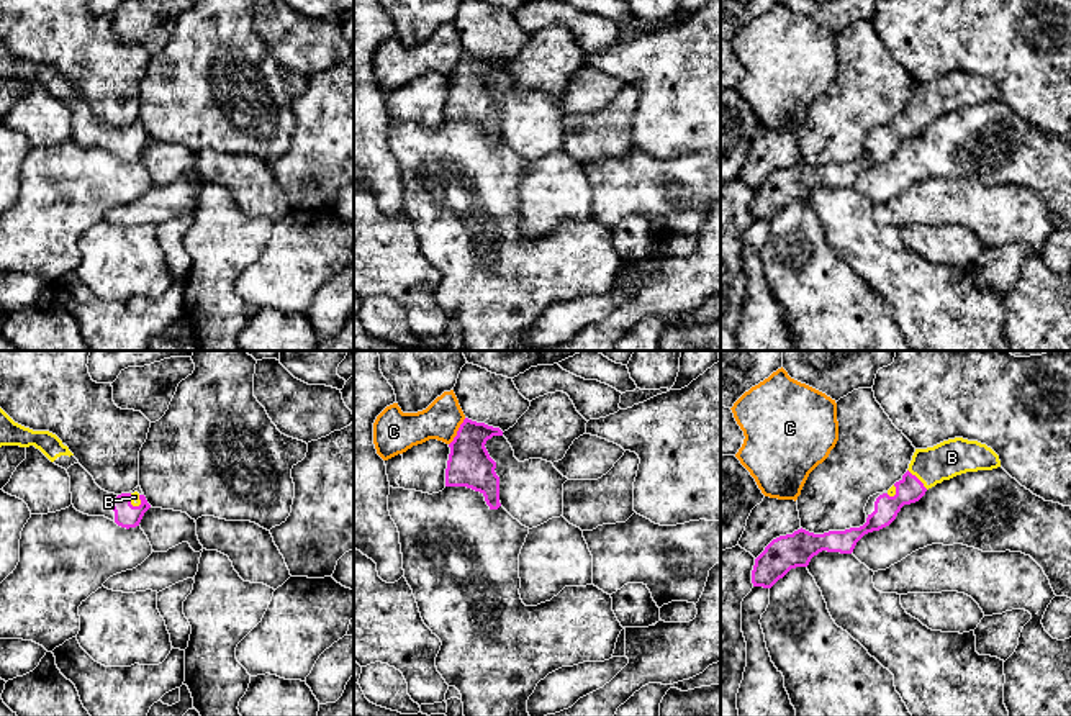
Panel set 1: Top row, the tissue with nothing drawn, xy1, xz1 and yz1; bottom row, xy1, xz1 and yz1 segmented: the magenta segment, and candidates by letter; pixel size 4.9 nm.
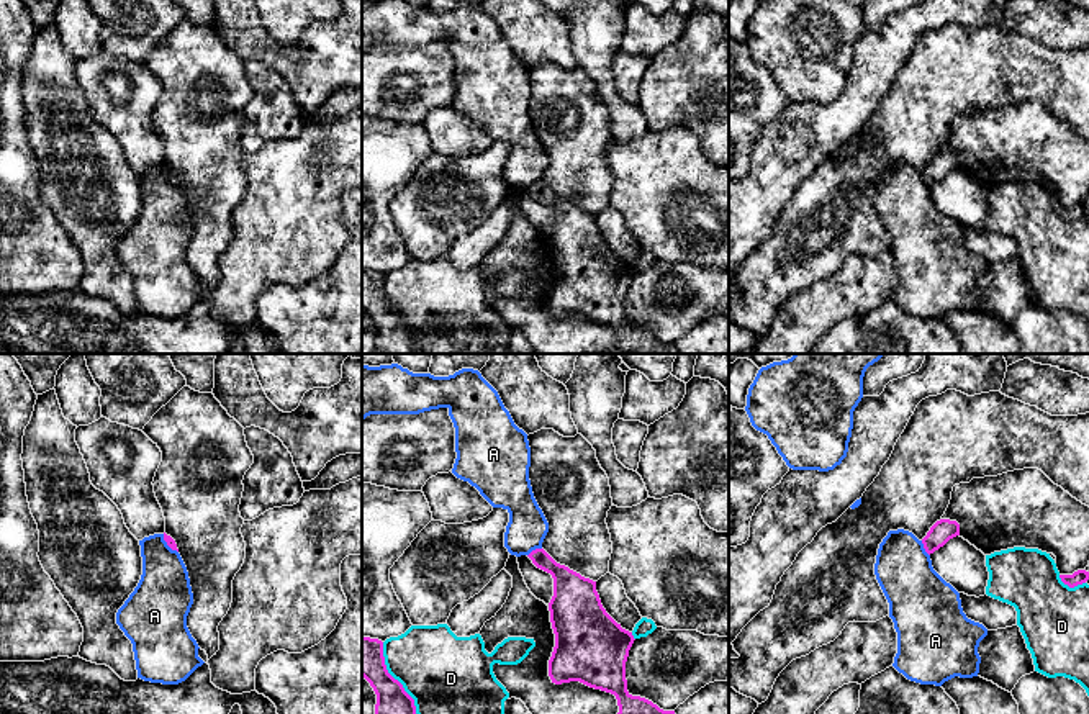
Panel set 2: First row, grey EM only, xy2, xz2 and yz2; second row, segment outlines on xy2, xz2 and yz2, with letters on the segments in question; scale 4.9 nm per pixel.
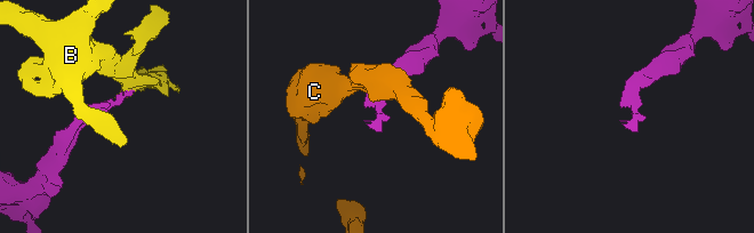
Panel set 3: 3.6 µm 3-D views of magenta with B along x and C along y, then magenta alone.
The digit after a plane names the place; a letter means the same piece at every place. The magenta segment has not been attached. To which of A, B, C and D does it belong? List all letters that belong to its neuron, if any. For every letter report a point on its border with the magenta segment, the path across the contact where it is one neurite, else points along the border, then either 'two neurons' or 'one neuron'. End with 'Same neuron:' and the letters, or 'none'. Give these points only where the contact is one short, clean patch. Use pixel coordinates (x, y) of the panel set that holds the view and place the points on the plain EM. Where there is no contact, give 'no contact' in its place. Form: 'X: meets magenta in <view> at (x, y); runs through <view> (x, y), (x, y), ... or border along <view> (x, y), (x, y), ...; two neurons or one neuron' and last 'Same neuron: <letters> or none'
A: meets magenta in yz2 at (924, 180); border along yz2 (921, 174), (929, 189); two neurons
B: meets magenta in yz1 at (917, 112); runs through yz1 (909, 123), (917, 112), (930, 99), (952, 90); one neuron
C: meets magenta in xz1 at (457, 64); border along xz1 (465, 51), (449, 77); two neurons
D: meets magenta in xz2 at (398, 315); two neurons
Same neuron: B

